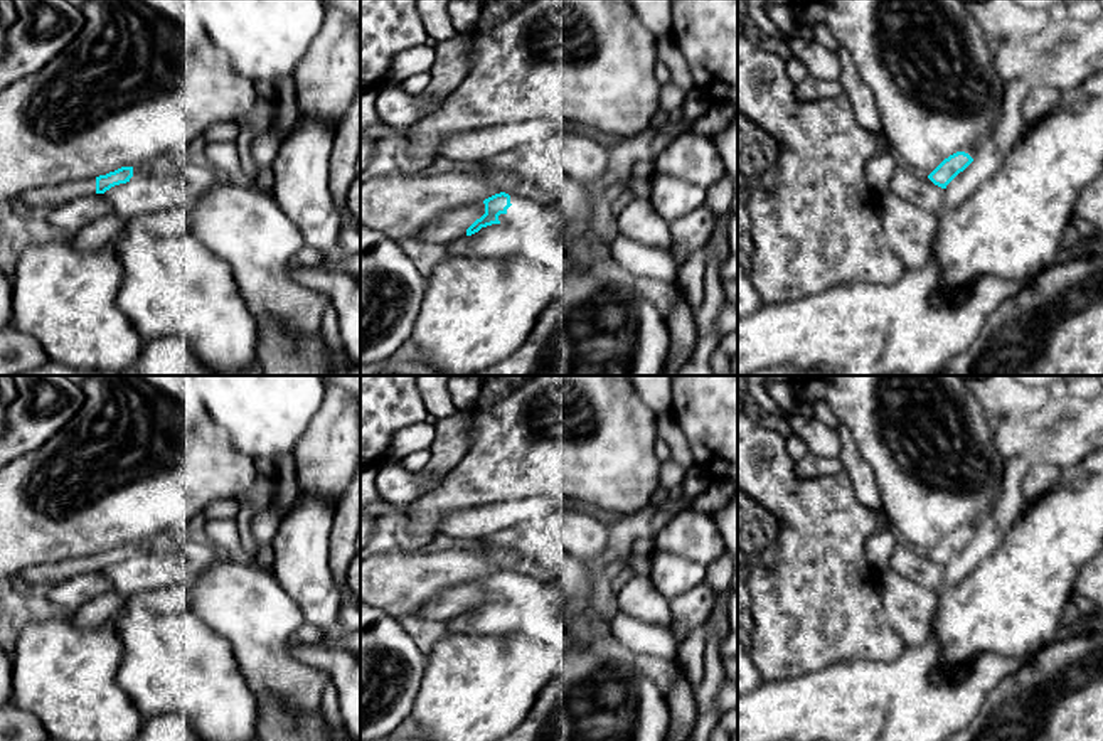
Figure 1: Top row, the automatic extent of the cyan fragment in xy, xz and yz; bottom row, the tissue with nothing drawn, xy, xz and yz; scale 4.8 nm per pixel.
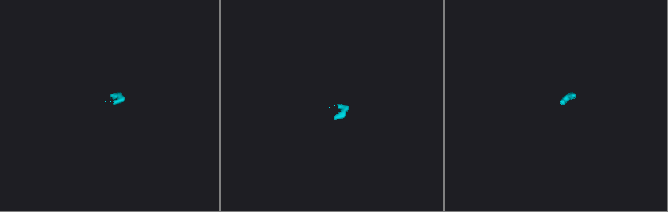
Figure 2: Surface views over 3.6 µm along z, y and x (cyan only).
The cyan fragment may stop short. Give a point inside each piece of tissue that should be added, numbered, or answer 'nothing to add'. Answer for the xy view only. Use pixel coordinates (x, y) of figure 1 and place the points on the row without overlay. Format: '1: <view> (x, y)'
1: xy (49, 575)

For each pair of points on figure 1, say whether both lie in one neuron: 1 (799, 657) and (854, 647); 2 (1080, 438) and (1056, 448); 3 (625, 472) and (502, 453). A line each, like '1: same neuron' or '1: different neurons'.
1: same neuron
2: same neuron
3: same neuron

